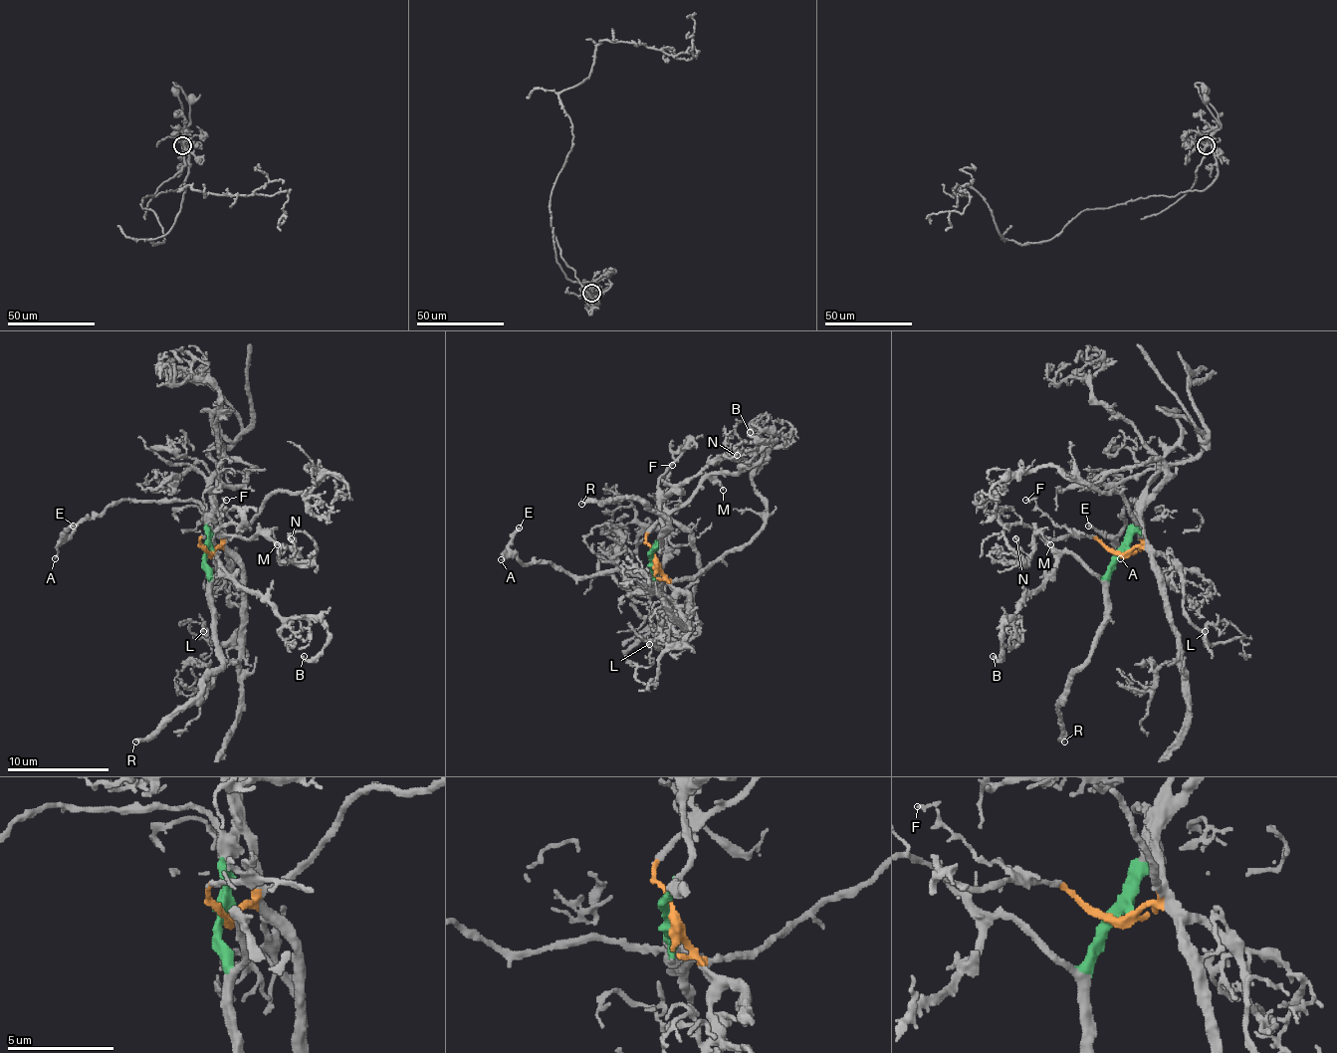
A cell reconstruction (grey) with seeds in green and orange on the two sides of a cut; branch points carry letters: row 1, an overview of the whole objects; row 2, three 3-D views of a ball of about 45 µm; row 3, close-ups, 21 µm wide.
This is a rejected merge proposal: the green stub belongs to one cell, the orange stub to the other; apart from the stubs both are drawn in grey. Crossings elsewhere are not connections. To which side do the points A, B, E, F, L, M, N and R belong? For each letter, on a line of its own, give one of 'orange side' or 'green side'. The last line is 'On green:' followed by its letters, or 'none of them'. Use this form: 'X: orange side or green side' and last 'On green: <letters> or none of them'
A: green side
B: green side
E: green side
F: orange side
L: orange side
M: orange side
N: orange side
R: green side
On green: A, B, E, R

